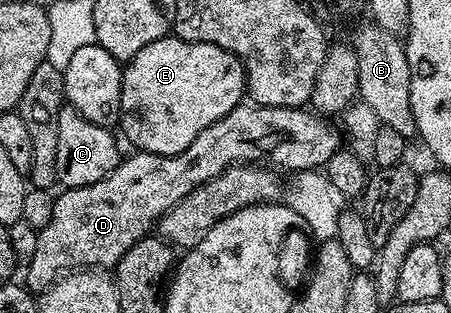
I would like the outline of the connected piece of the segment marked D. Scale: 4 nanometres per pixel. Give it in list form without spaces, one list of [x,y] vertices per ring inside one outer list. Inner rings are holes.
[[[251,101],[241,102],[240,106],[230,109],[226,117],[214,121],[182,153],[177,155],[159,155],[149,151],[136,151],[132,156],[121,158],[120,164],[102,181],[94,181],[94,185],[69,187],[61,190],[54,201],[54,214],[50,222],[38,232],[38,246],[34,248],[34,257],[26,265],[28,279],[26,286],[33,293],[42,293],[52,286],[62,273],[73,269],[112,269],[118,260],[140,239],[149,234],[148,231],[157,226],[163,217],[178,201],[182,201],[191,191],[198,189],[206,181],[218,177],[228,167],[237,165],[271,165],[281,172],[315,171],[323,168],[326,161],[335,151],[341,150],[341,132],[331,127],[327,118],[313,113],[304,107],[261,107]]]

